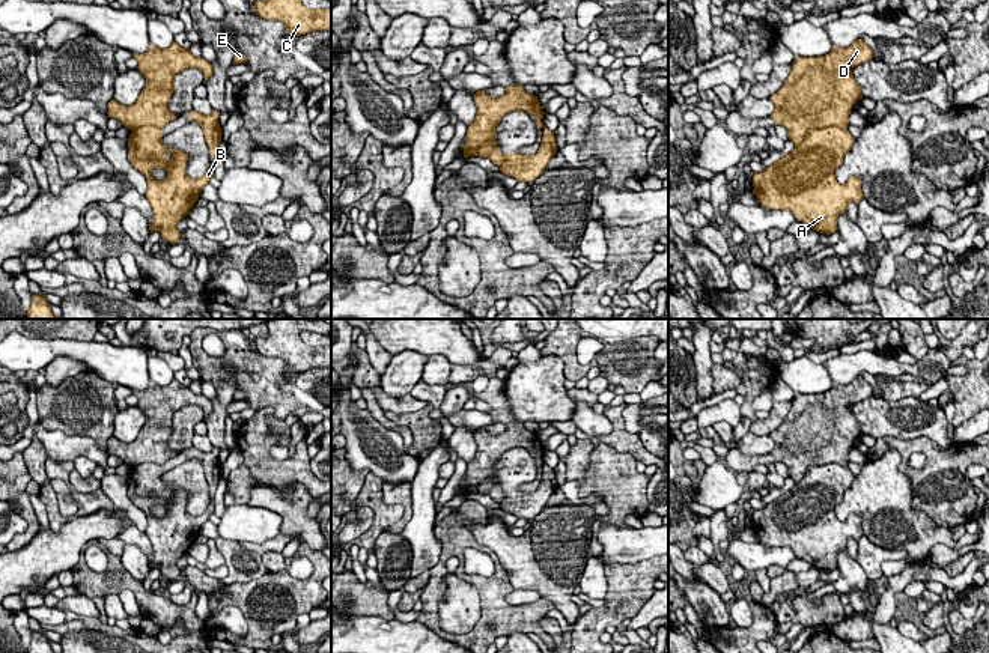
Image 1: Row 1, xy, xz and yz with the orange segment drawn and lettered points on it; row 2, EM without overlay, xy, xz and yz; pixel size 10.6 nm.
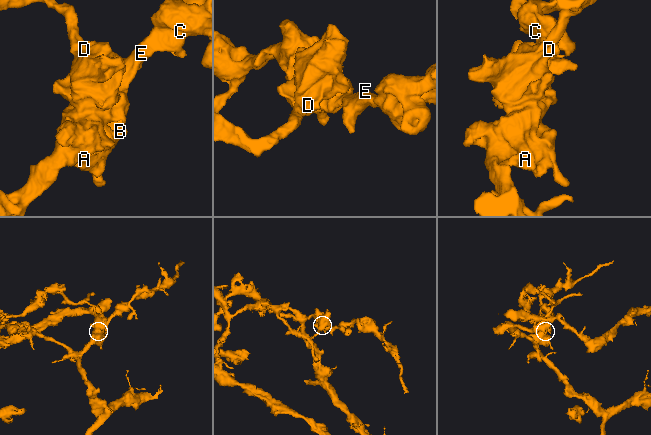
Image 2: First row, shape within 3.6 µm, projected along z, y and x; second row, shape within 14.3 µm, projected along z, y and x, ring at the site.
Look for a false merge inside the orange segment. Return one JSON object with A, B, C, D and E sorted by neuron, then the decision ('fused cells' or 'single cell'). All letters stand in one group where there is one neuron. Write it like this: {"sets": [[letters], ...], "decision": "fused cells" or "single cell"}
{"sets": [["A", "B", "C", "E"], ["D"]], "decision": "fused cells"}

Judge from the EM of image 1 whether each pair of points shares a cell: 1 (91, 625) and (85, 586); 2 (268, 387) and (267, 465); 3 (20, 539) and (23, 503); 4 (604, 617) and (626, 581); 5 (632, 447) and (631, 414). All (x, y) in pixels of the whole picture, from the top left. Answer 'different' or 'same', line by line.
1: different
2: different
3: same
4: same
5: different

